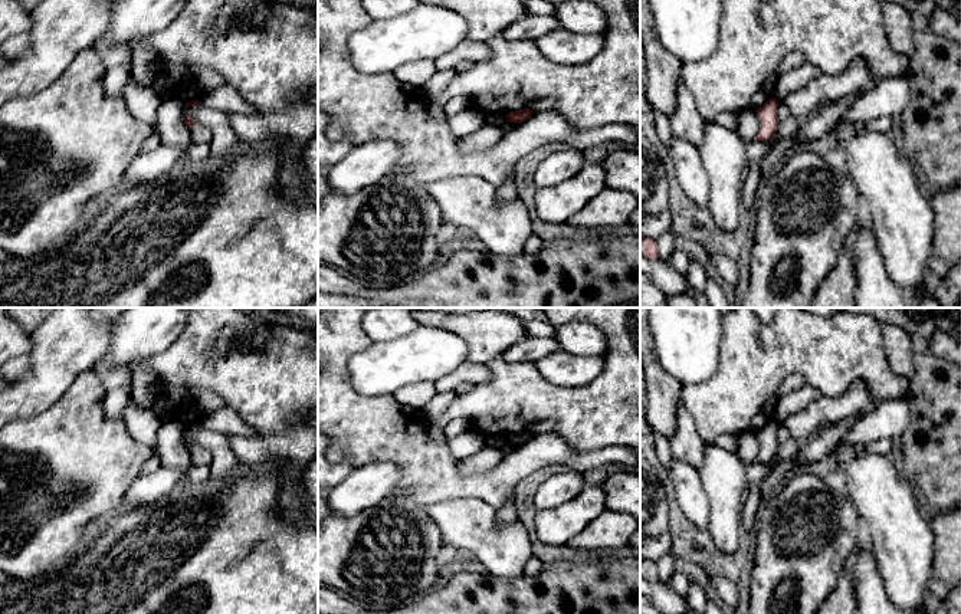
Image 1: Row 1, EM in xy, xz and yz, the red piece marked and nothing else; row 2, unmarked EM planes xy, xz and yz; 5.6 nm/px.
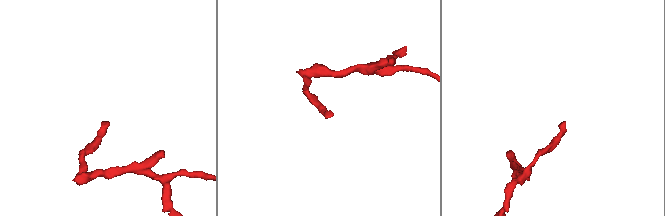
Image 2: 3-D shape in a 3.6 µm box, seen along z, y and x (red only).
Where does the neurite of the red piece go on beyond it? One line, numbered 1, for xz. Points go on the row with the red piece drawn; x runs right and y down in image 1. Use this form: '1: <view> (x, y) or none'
1: none

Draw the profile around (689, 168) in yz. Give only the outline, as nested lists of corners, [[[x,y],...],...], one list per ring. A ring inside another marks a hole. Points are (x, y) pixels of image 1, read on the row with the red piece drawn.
[[[673,137],[668,151],[682,190],[692,203],[705,210],[709,203],[711,181],[699,148],[689,141]]]

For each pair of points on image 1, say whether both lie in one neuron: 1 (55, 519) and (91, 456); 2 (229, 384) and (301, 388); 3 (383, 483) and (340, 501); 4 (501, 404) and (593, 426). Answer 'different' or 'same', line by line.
1: same
2: same
3: same
4: same

